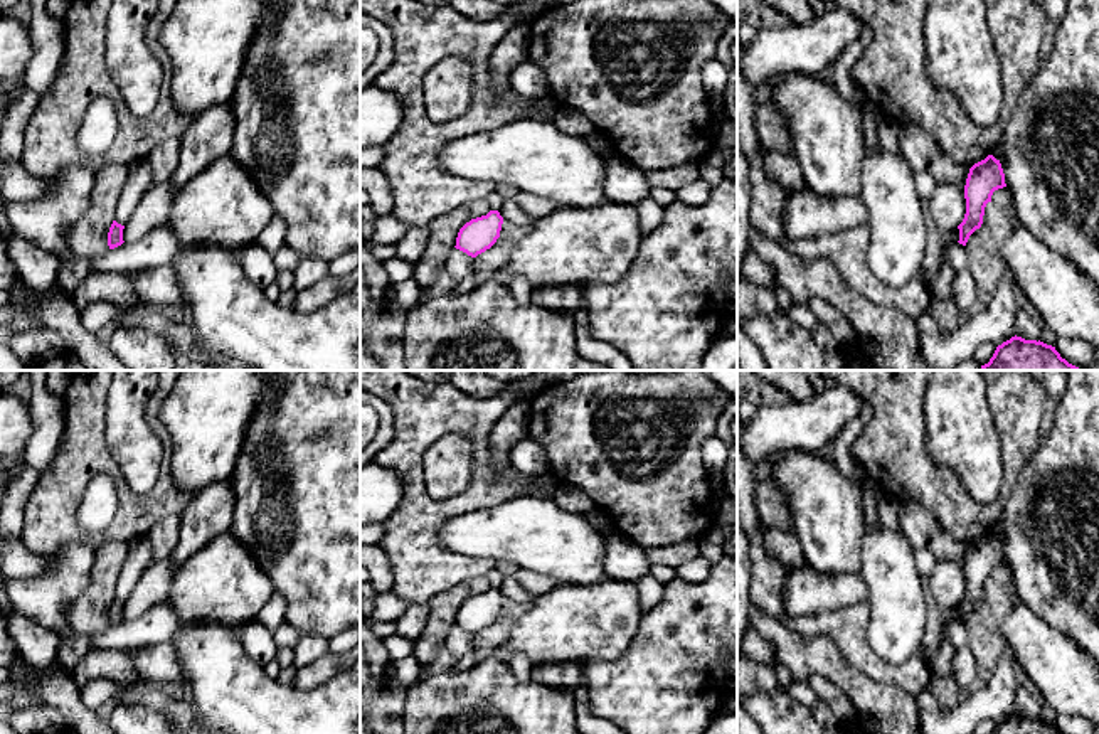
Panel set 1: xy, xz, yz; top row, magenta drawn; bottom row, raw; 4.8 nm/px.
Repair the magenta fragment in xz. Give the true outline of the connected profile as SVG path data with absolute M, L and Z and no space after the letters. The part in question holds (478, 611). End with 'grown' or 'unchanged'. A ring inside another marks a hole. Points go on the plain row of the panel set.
M490 588L486 593L466 599L456 614L456 626L471 635L490 626L500 614L503 594L498 588Z; unchanged

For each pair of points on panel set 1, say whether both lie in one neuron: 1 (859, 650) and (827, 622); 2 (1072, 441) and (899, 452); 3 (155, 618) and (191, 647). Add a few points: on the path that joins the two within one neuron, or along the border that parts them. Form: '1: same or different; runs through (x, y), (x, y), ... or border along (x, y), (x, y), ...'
1: same; runs through (850, 642), (835, 627)
2: different; border along (1039, 443), (1017, 477)
3: different; border along (179, 623), (167, 642)

